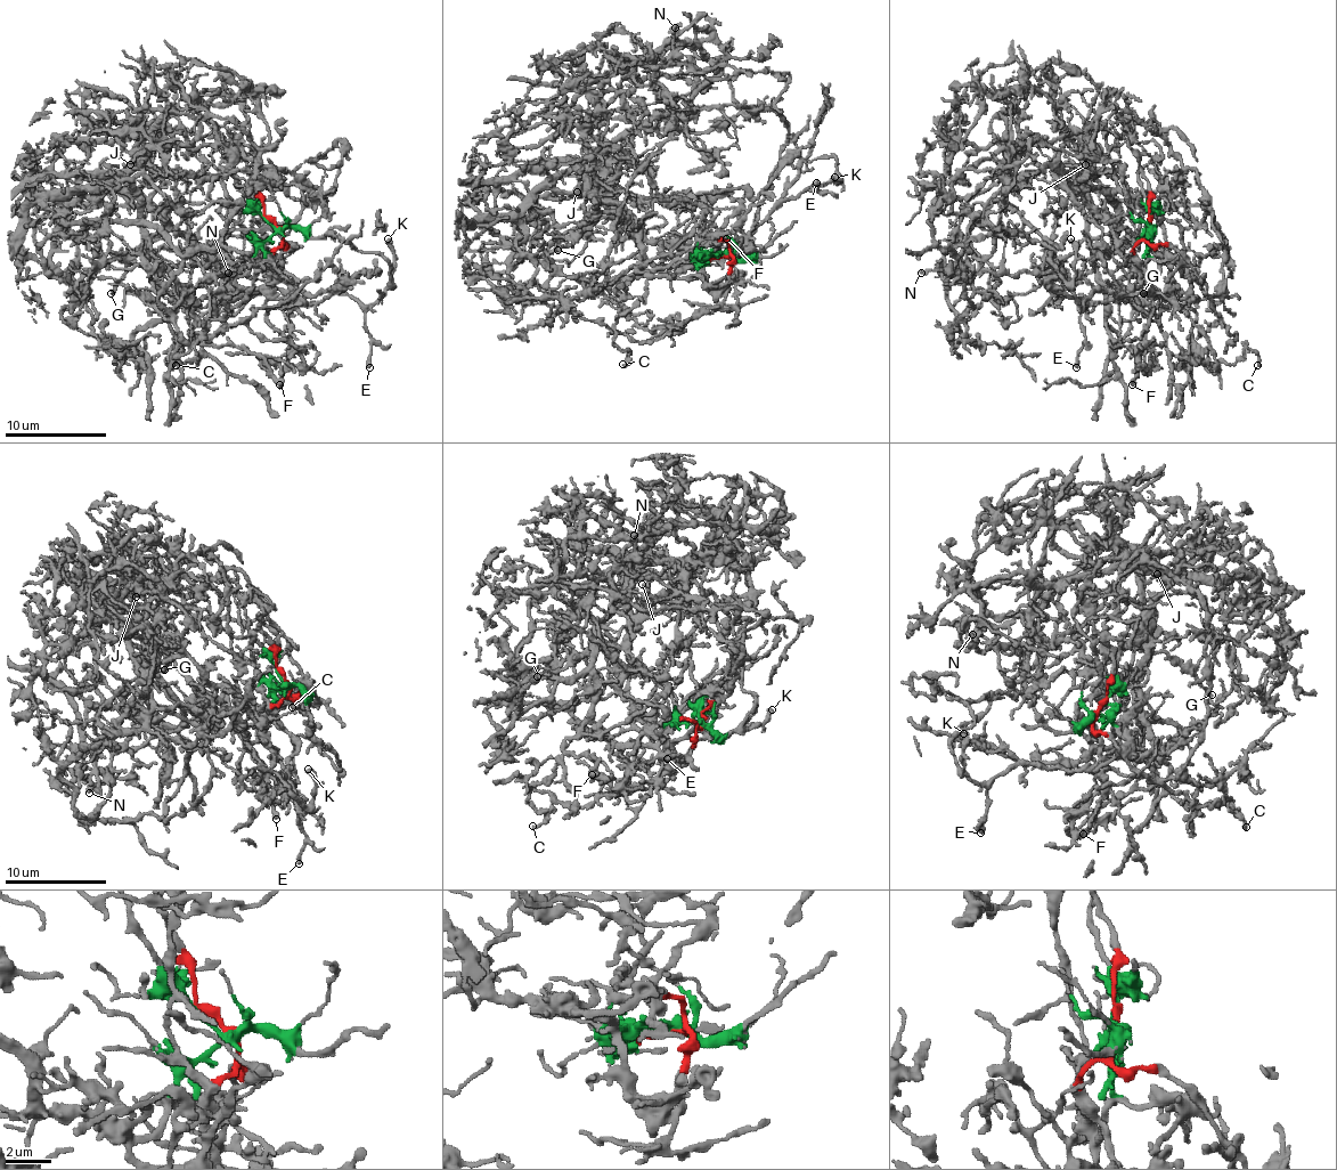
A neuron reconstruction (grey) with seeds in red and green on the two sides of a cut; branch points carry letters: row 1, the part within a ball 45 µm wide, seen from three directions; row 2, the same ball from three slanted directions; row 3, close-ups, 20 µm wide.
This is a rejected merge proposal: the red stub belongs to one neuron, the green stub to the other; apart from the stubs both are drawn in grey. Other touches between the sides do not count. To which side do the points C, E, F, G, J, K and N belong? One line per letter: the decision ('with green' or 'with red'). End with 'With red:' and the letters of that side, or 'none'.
C: with red
E: with red
F: with red
G: with green
J: with green
K: with red
N: with green
With red: C, E, F, K

